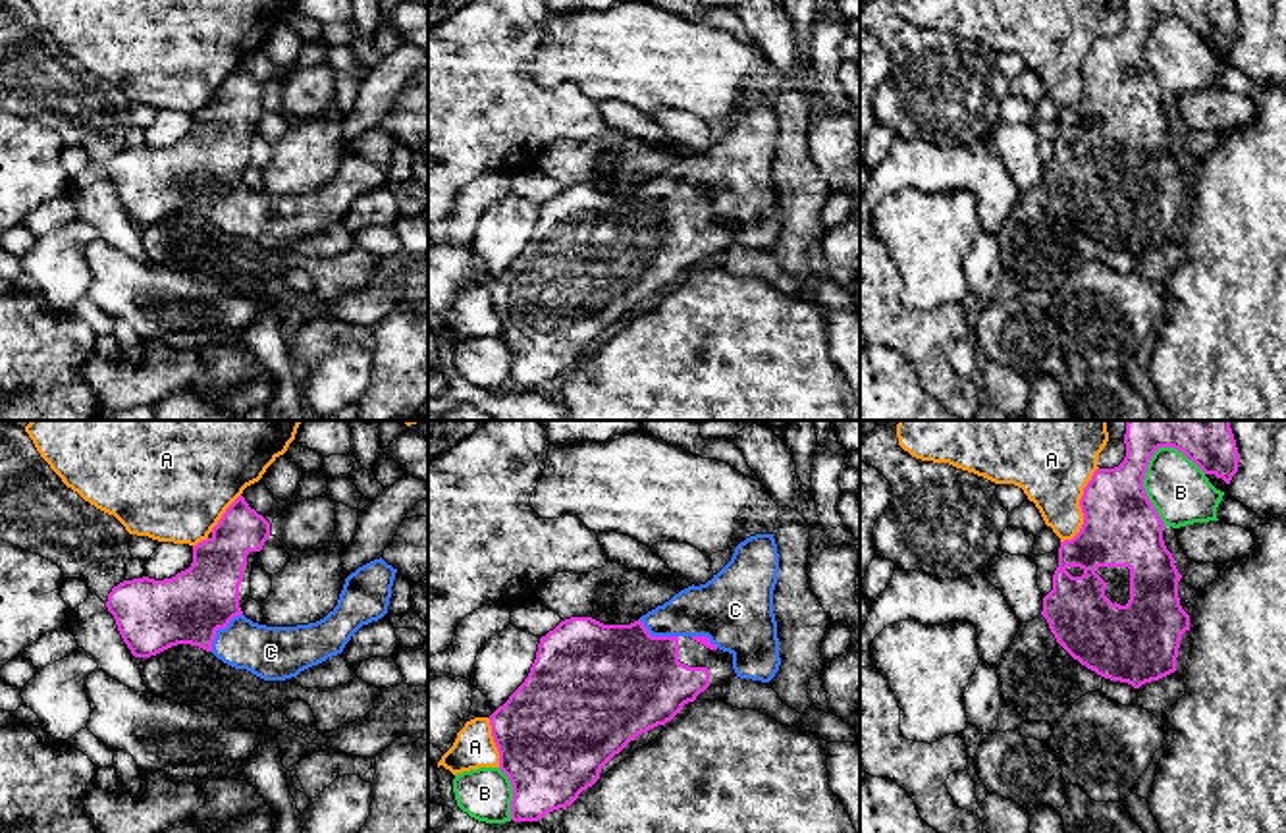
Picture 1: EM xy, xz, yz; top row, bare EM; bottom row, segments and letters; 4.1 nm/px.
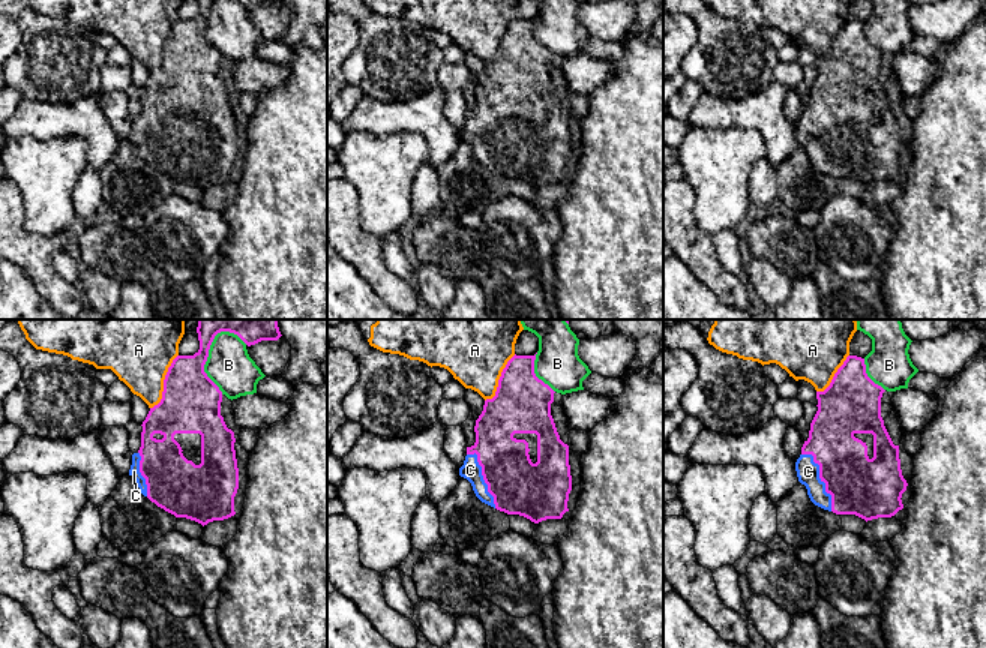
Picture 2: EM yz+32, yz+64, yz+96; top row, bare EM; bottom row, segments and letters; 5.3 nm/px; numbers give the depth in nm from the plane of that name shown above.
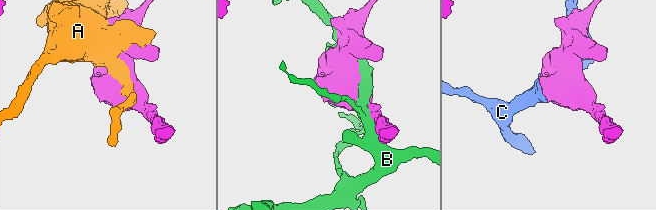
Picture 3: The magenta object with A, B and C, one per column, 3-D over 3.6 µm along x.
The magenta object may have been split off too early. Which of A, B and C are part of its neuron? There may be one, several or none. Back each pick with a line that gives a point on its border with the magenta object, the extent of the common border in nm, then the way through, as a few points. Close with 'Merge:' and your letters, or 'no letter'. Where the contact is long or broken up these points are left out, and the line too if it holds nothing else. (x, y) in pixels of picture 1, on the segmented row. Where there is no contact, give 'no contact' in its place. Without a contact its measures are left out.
C: xy (218, 627) | 200 nm
Merge: C

